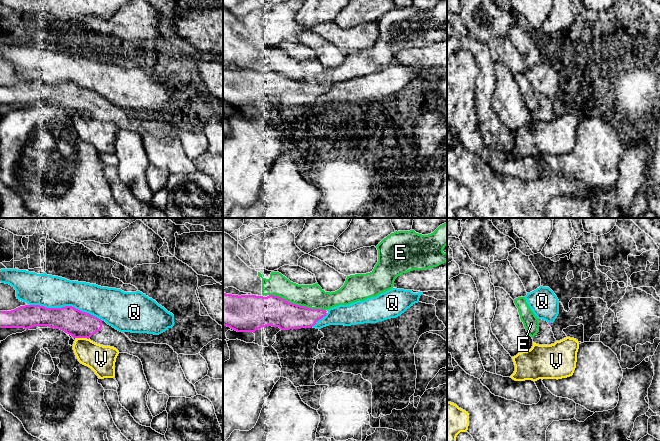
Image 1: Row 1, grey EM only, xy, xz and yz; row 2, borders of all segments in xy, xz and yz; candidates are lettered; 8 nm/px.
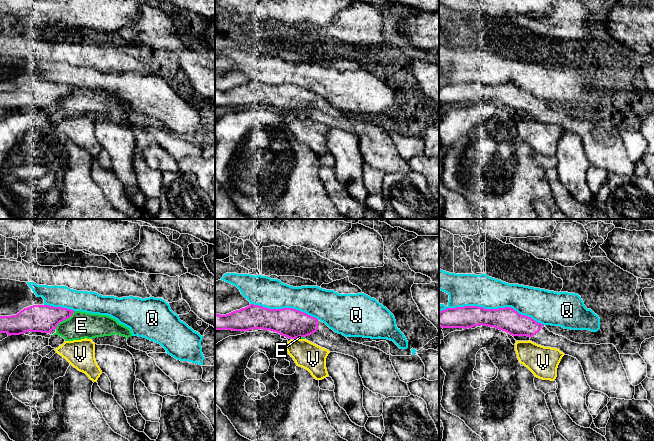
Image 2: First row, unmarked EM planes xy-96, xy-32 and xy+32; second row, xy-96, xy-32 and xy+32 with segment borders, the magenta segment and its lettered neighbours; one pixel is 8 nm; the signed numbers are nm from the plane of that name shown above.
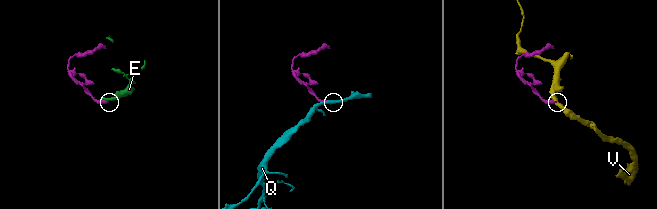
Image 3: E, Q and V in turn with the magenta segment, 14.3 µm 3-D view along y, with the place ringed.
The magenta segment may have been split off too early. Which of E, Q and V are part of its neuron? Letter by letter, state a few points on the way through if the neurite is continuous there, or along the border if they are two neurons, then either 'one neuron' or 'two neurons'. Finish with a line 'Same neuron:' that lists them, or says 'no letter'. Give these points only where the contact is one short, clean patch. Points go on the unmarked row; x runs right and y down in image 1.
E: two neurons
Q: two neurons
V: along xy (77, 113), (86, 113), (88, 115) | two neurons
Same neuron: no letter

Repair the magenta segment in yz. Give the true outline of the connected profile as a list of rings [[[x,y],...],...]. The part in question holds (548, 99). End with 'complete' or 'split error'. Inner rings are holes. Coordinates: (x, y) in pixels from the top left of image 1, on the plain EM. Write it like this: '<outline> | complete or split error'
[[[539,95],[539,108],[532,114],[533,118],[539,121],[551,121],[556,118],[552,108],[551,99]]] | split error

